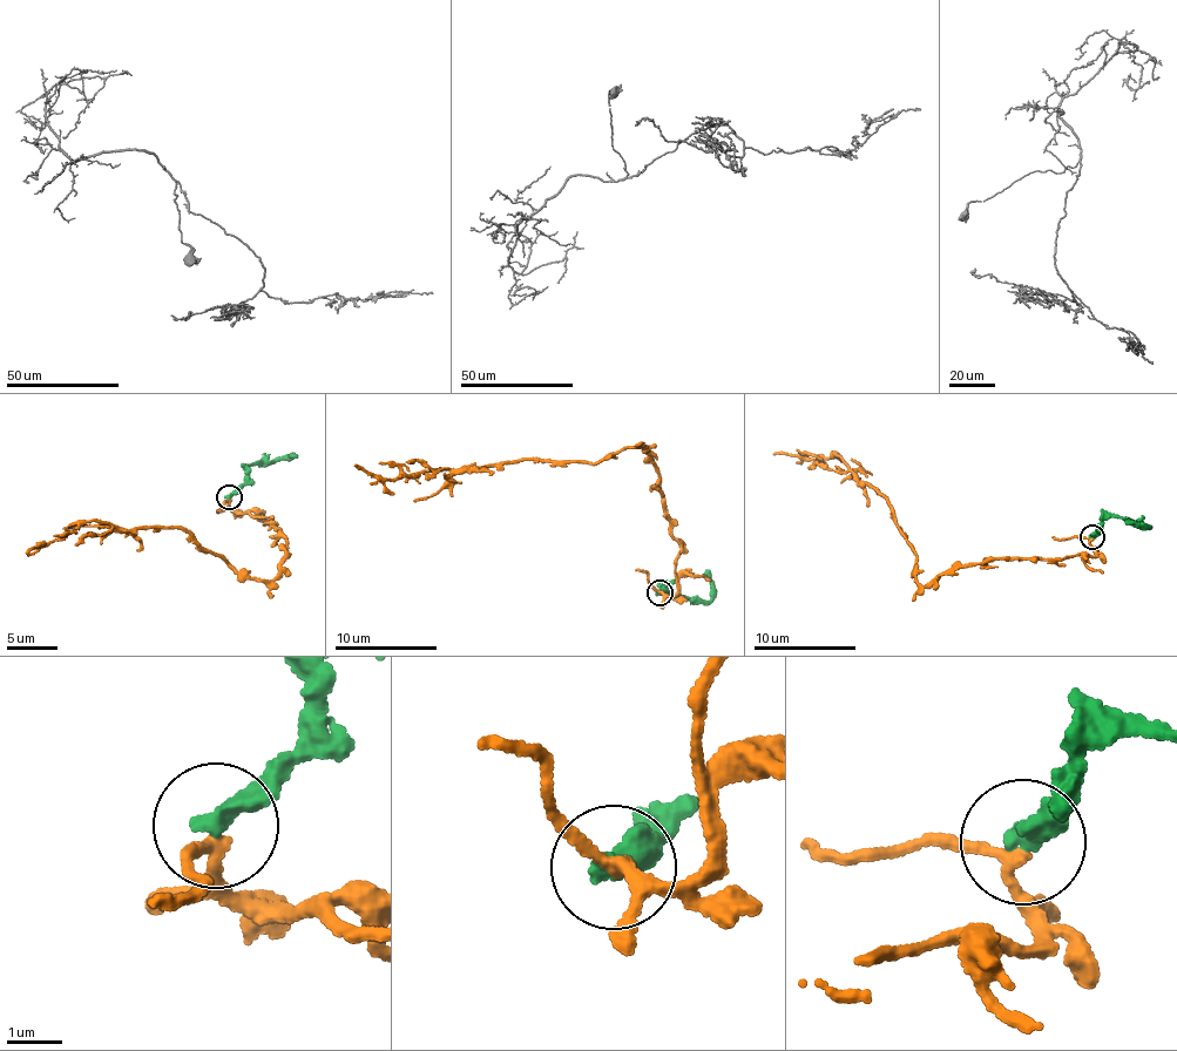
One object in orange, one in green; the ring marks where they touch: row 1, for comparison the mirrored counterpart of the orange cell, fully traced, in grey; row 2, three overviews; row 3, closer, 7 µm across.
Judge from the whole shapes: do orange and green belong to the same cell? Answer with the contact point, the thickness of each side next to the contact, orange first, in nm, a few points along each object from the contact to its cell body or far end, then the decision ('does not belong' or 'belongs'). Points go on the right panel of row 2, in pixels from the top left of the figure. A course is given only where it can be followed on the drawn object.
place (1091, 536); calibres 190 and 440 nm; course orange (1093, 537), (1094, 555), (959, 564), (926, 584), (912, 576), (915, 556), (887, 500), (840, 458), (773, 453); course green (1093, 537), (1110, 517), (1149, 528), (1136, 527), (1124, 520); does not belong

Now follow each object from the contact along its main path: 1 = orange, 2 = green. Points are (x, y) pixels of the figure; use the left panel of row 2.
1: (229, 497), (289, 540), (277, 576), (247, 580), (180, 528), (116, 531), (94, 521), (25, 554)
2: (229, 497), (255, 465), (292, 459), (293, 455)

